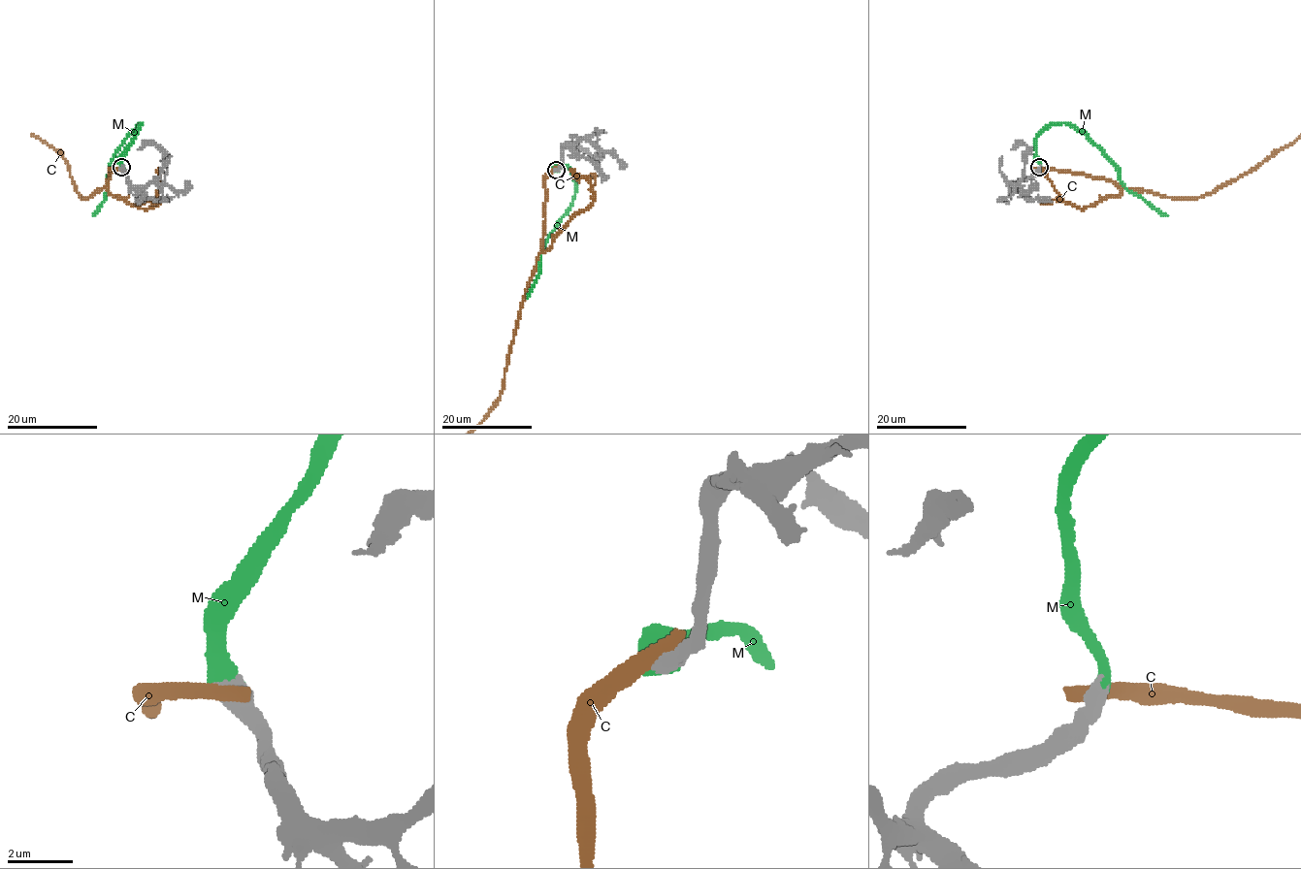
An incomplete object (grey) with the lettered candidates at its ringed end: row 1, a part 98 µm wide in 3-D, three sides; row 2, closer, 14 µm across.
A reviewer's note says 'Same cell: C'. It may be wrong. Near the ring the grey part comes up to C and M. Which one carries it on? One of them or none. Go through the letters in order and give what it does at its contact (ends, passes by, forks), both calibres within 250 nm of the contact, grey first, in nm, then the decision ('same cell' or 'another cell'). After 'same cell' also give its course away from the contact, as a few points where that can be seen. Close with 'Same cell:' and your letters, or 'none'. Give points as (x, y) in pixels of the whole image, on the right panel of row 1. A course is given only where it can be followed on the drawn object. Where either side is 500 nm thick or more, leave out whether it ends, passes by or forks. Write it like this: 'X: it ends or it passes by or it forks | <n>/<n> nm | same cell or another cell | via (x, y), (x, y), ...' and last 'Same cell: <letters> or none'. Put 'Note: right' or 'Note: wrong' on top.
Note: wrong
C: 700/550 nm | another cell
M: 650/500 nm | same cell | via (1040, 168), (1035, 139), (1051, 125), (1071, 124), (1116, 167), (1119, 180), (1129, 191), (1167, 215)
Same cell: M

